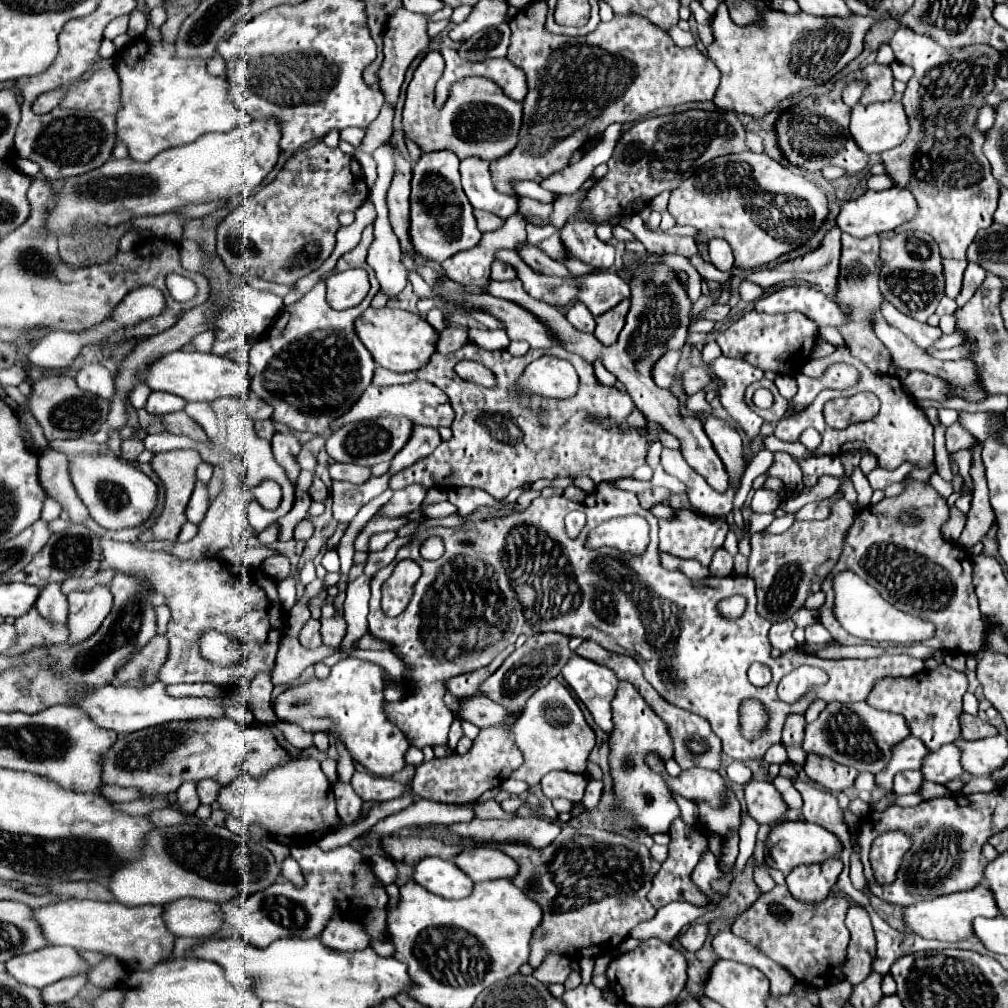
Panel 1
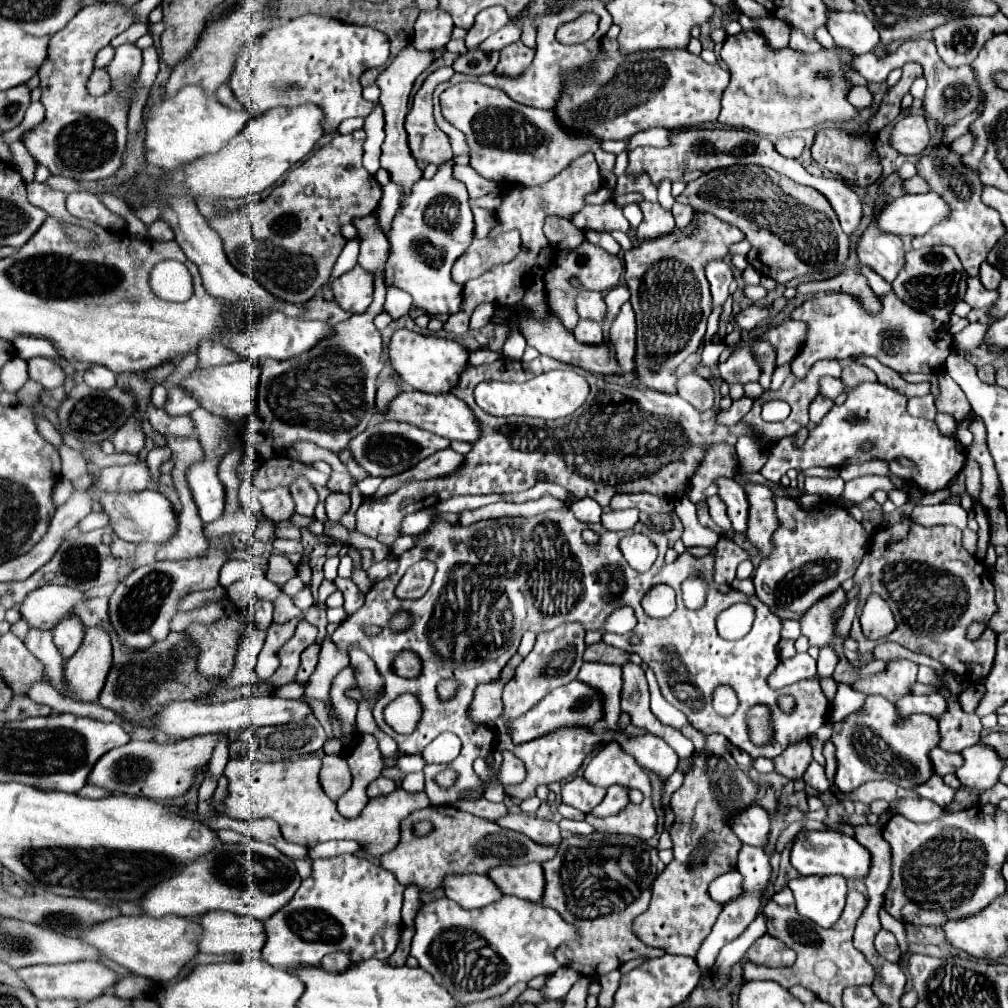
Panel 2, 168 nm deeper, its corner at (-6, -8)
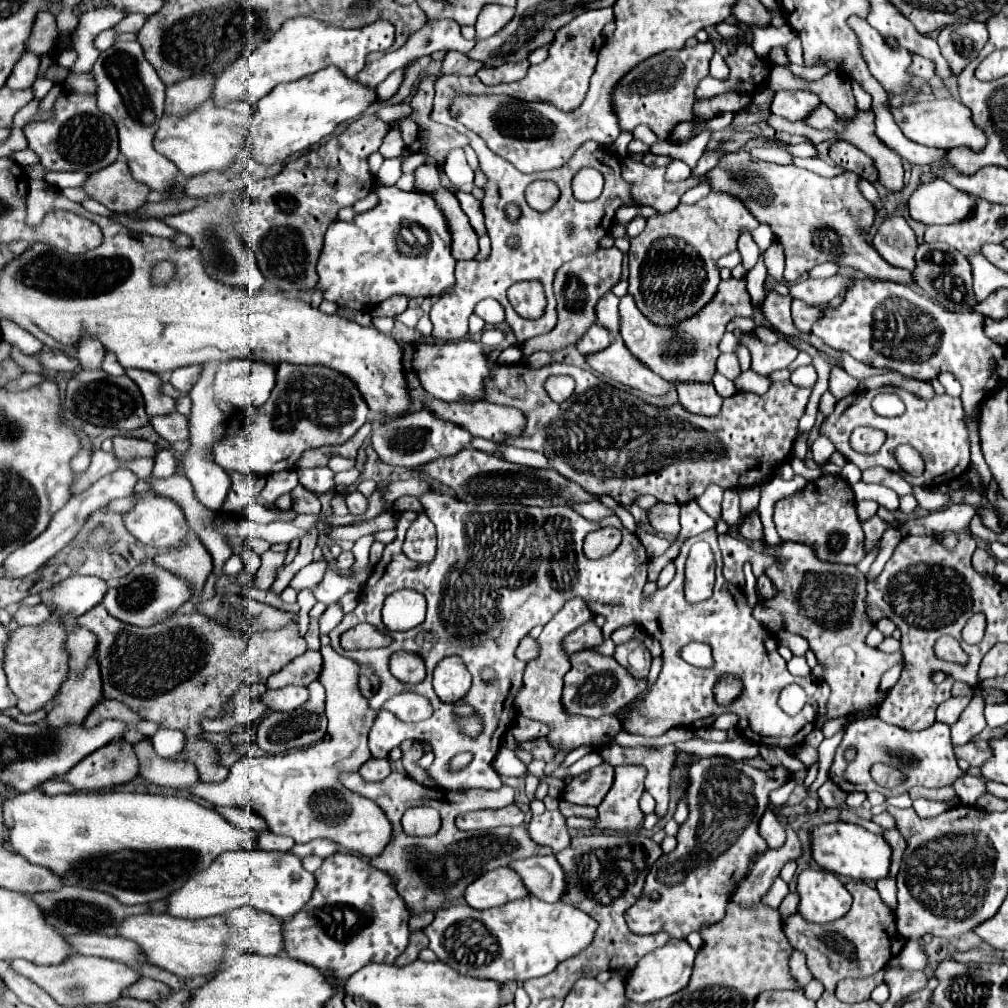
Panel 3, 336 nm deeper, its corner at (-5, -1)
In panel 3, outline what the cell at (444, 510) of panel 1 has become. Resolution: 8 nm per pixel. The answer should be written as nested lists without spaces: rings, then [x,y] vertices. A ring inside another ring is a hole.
[[[589,501],[589,503],[569,503],[571,509],[575,509],[579,515],[583,515],[585,519],[591,519],[591,521],[601,521],[603,517],[611,515],[609,509],[605,509],[599,501]]]

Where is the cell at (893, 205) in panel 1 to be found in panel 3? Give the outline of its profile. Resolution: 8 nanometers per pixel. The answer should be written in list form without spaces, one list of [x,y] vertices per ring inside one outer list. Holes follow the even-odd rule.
[[[943,179],[921,183],[909,197],[911,219],[925,225],[947,225],[967,219],[975,199]]]

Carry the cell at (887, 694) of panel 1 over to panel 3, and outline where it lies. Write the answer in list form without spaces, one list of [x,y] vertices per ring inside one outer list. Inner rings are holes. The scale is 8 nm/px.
[[[973,697],[973,701],[967,705],[967,709],[959,715],[957,723],[951,725],[951,741],[953,745],[965,745],[969,743],[975,735],[979,735],[987,723],[983,717],[983,699],[981,697]]]

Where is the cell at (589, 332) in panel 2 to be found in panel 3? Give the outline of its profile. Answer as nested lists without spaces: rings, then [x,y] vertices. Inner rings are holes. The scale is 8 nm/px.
[[[595,323],[595,325],[591,325],[591,329],[587,329],[587,333],[583,333],[583,337],[579,337],[577,349],[581,355],[589,355],[589,353],[605,349],[611,341],[613,341],[611,331],[603,329],[603,325]]]

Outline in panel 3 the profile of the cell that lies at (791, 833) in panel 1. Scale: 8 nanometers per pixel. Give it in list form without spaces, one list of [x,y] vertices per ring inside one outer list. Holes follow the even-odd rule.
[[[827,823],[825,827],[811,829],[811,855],[817,865],[823,869],[859,879],[859,881],[877,881],[883,879],[889,873],[889,859],[891,859],[891,847],[883,841],[881,835],[869,833],[863,827],[851,825],[851,823]]]

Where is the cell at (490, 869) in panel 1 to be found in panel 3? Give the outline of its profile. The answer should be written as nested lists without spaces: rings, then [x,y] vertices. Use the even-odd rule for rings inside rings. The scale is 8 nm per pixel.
[[[553,855],[549,857],[527,857],[523,861],[511,861],[509,869],[513,869],[527,891],[545,903],[555,903],[561,899],[565,891],[563,869],[555,861]]]

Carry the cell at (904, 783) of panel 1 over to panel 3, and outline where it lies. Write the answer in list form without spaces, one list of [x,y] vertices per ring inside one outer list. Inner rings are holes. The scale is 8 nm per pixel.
[[[963,775],[959,777],[959,781],[955,781],[953,789],[963,805],[977,805],[977,799],[985,793],[985,781],[981,777]]]

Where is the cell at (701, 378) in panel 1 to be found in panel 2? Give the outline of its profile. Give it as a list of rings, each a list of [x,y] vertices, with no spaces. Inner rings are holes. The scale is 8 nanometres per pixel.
[[[740,346],[732,352],[732,356],[722,362],[720,366],[720,372],[730,372],[730,376],[726,378],[728,384],[734,384],[734,382],[758,382],[760,374],[762,374],[762,366],[754,360],[754,354],[752,354],[752,346]]]

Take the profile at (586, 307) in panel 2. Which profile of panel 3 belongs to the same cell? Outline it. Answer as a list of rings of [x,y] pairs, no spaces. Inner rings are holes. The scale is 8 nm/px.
[[[607,293],[599,299],[599,305],[595,305],[595,315],[597,315],[597,323],[607,327],[613,335],[619,333],[619,297],[615,297],[613,293]]]

